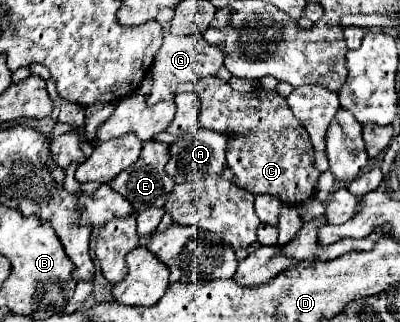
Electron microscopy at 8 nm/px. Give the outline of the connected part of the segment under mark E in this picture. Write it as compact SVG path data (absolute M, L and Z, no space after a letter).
M143 142L143 150L141 156L135 164L131 164L129 168L125 168L121 174L117 174L111 180L111 188L119 194L123 194L137 212L143 212L147 208L163 208L175 182L169 180L167 172L165 172L165 164L169 162L169 146L163 142Z

